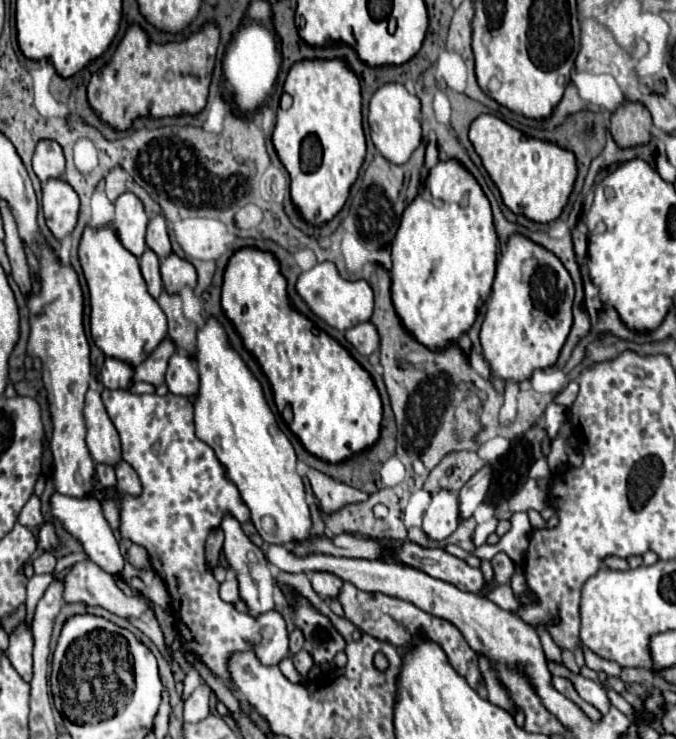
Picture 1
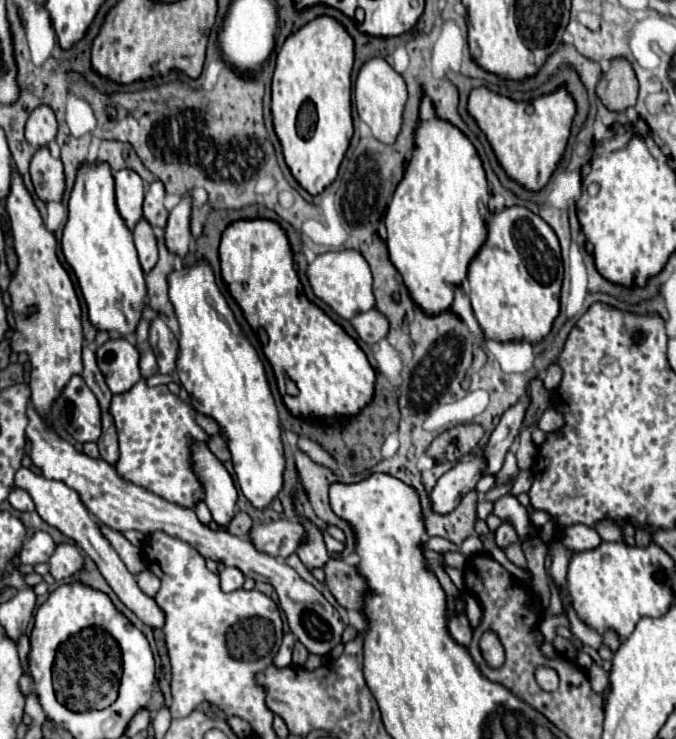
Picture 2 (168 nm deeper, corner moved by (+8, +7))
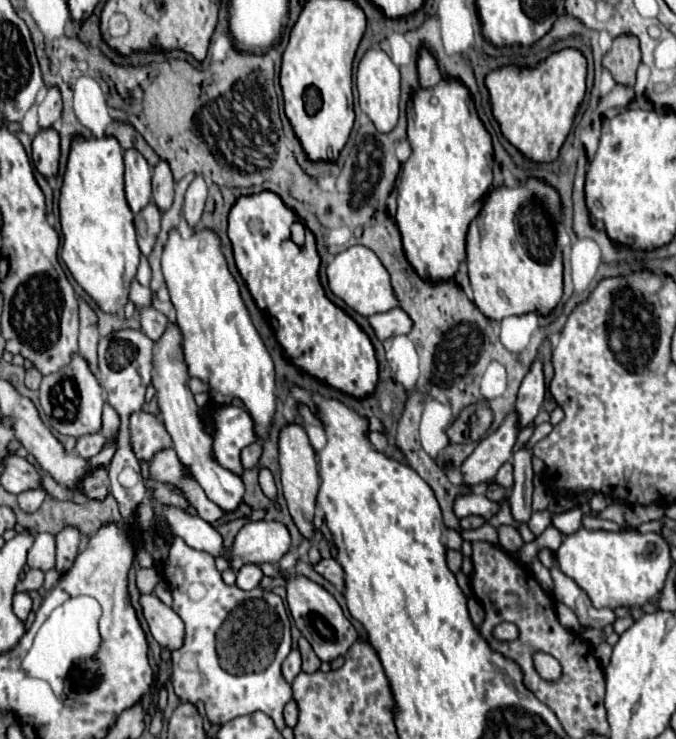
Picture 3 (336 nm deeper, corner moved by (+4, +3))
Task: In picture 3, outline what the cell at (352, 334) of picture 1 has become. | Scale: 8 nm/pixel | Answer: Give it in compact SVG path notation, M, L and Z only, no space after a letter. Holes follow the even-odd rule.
M394 307L386 313L376 313L376 315L368 317L368 323L372 325L372 329L380 341L394 337L394 335L404 335L412 329L410 317L400 307Z

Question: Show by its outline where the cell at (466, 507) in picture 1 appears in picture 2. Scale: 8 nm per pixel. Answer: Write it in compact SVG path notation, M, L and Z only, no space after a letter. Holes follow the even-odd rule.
M524 397L522 401L514 403L500 419L498 427L492 431L488 443L484 445L484 455L486 455L486 475L488 473L498 473L502 469L502 463L504 463L504 457L510 449L510 445L514 443L514 439L518 437L518 431L524 423L524 415L526 415L526 409L530 405L530 399Z

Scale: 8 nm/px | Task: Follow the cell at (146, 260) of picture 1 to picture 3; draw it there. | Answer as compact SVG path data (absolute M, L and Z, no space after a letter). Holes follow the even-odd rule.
M148 203L134 219L136 225L136 233L138 233L138 245L142 255L150 255L154 245L156 245L156 237L160 233L160 211L154 203Z

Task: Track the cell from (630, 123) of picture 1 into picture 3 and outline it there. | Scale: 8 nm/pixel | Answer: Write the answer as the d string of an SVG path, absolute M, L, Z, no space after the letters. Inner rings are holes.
M618 37L610 53L604 57L604 69L610 71L616 83L632 87L636 83L636 69L640 65L640 47L636 37Z

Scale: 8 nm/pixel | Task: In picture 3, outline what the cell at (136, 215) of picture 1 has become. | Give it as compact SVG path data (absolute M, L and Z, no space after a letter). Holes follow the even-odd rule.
M128 149L124 153L124 183L126 183L126 201L132 213L140 213L152 201L150 189L152 169L146 159L136 151Z

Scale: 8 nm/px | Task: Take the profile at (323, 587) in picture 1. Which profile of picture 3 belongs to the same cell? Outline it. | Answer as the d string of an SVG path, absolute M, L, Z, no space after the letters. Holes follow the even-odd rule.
M286 425L286 429L280 433L280 469L282 469L282 489L284 489L284 499L288 503L290 515L300 529L304 539L312 539L316 529L314 529L314 509L316 509L316 497L318 497L318 461L316 461L316 451L312 449L306 431L300 425Z

